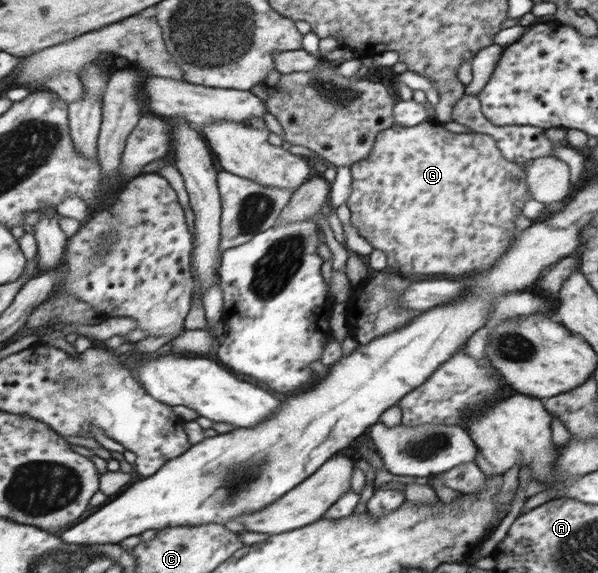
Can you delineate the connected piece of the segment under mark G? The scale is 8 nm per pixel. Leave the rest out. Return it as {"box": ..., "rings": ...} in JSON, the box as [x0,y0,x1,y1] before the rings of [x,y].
{"box":[346,121,531,276],"rings":[[[425,121],[419,124],[416,124],[412,127],[407,126],[391,126],[386,128],[385,131],[379,132],[378,136],[376,136],[375,143],[373,144],[373,150],[371,150],[370,154],[366,156],[365,159],[358,161],[357,163],[350,164],[349,166],[350,175],[351,175],[351,184],[350,184],[350,193],[346,198],[346,206],[349,209],[349,213],[351,213],[350,217],[350,225],[353,228],[357,229],[359,236],[365,238],[367,242],[372,246],[373,249],[381,250],[383,254],[386,256],[386,266],[387,270],[395,272],[401,272],[401,274],[447,274],[447,276],[459,276],[459,274],[465,274],[465,272],[479,273],[479,270],[487,270],[491,268],[491,265],[507,250],[507,247],[510,246],[511,241],[514,239],[514,236],[517,233],[517,229],[515,228],[514,218],[522,214],[523,208],[526,207],[526,202],[531,200],[531,194],[529,194],[529,190],[527,190],[526,182],[526,169],[520,163],[515,163],[507,160],[501,153],[501,150],[495,144],[495,141],[486,134],[477,134],[477,133],[453,133],[447,131],[442,127],[441,124],[438,124],[436,121]]]}

